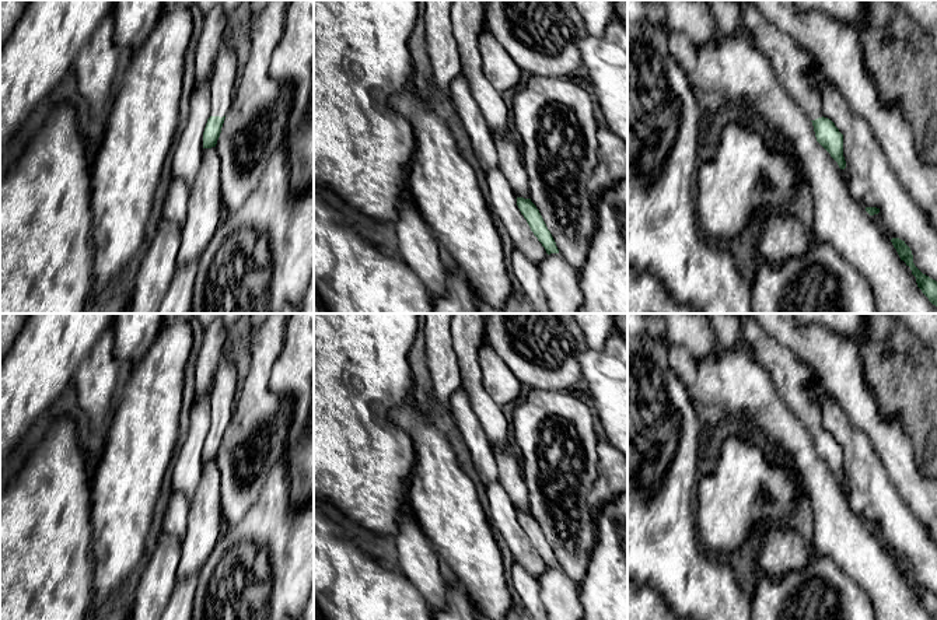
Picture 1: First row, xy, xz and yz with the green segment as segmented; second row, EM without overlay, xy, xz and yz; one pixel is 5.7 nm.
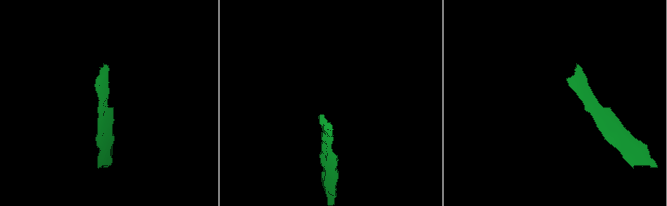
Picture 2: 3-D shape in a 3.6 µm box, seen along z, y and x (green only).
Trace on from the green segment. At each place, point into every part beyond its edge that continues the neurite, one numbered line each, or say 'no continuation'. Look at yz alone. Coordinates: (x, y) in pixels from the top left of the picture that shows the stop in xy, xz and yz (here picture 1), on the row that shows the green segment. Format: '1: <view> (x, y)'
1: yz (794, 67)

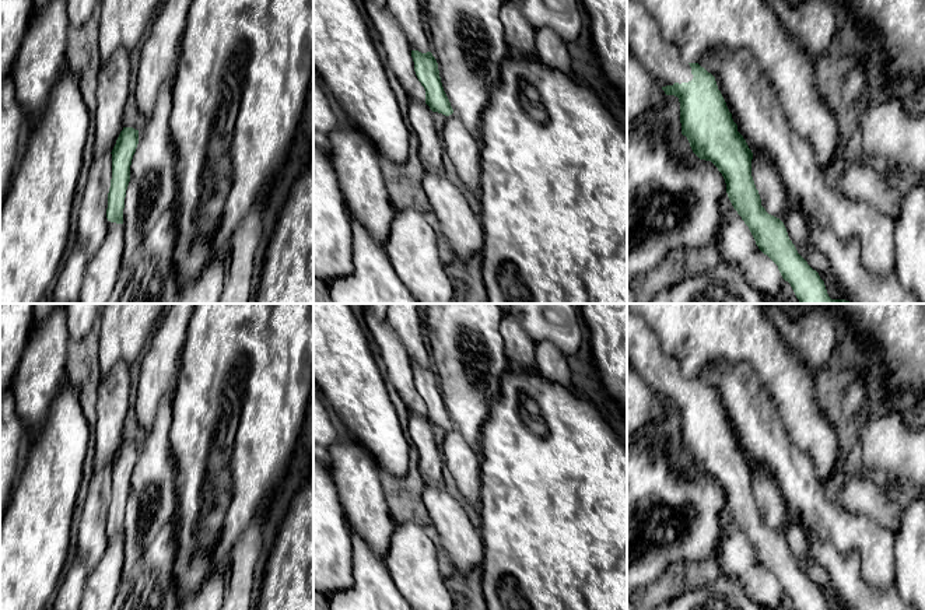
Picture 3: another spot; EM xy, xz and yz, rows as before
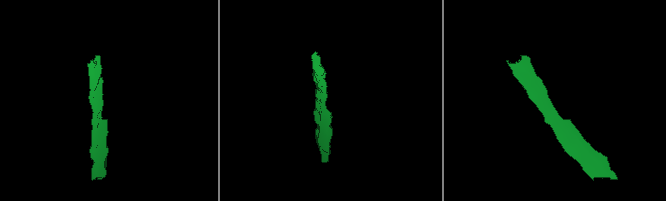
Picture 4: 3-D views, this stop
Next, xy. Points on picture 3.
no continuation

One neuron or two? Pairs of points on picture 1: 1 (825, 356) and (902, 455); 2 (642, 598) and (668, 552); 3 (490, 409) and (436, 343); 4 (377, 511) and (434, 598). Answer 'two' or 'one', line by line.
1: one
2: two
3: two
4: two

